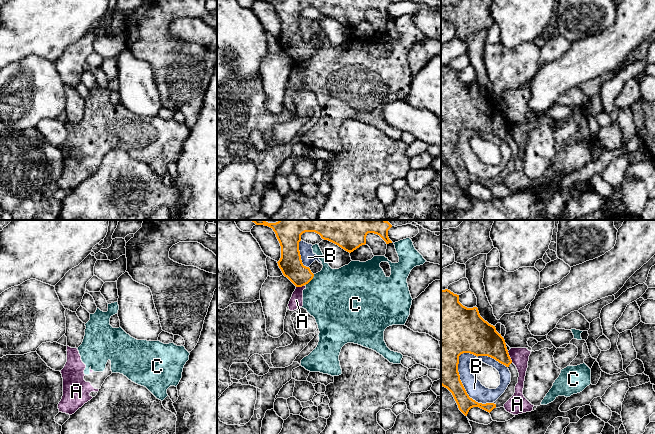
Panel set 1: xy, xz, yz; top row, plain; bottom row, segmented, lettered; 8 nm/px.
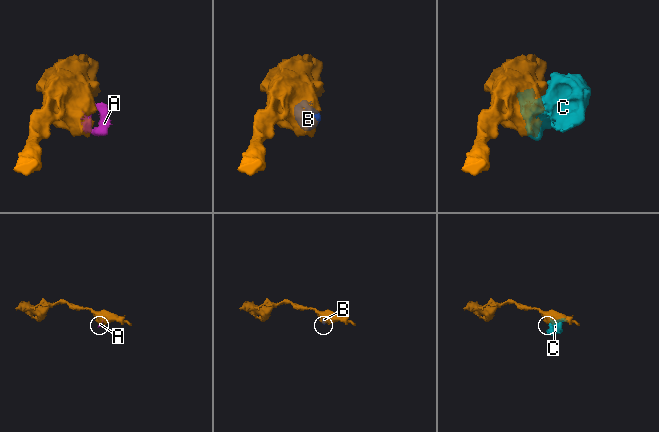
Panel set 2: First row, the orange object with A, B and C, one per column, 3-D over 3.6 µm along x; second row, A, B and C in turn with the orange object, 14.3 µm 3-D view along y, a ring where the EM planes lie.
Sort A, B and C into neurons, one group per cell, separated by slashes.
A B C

